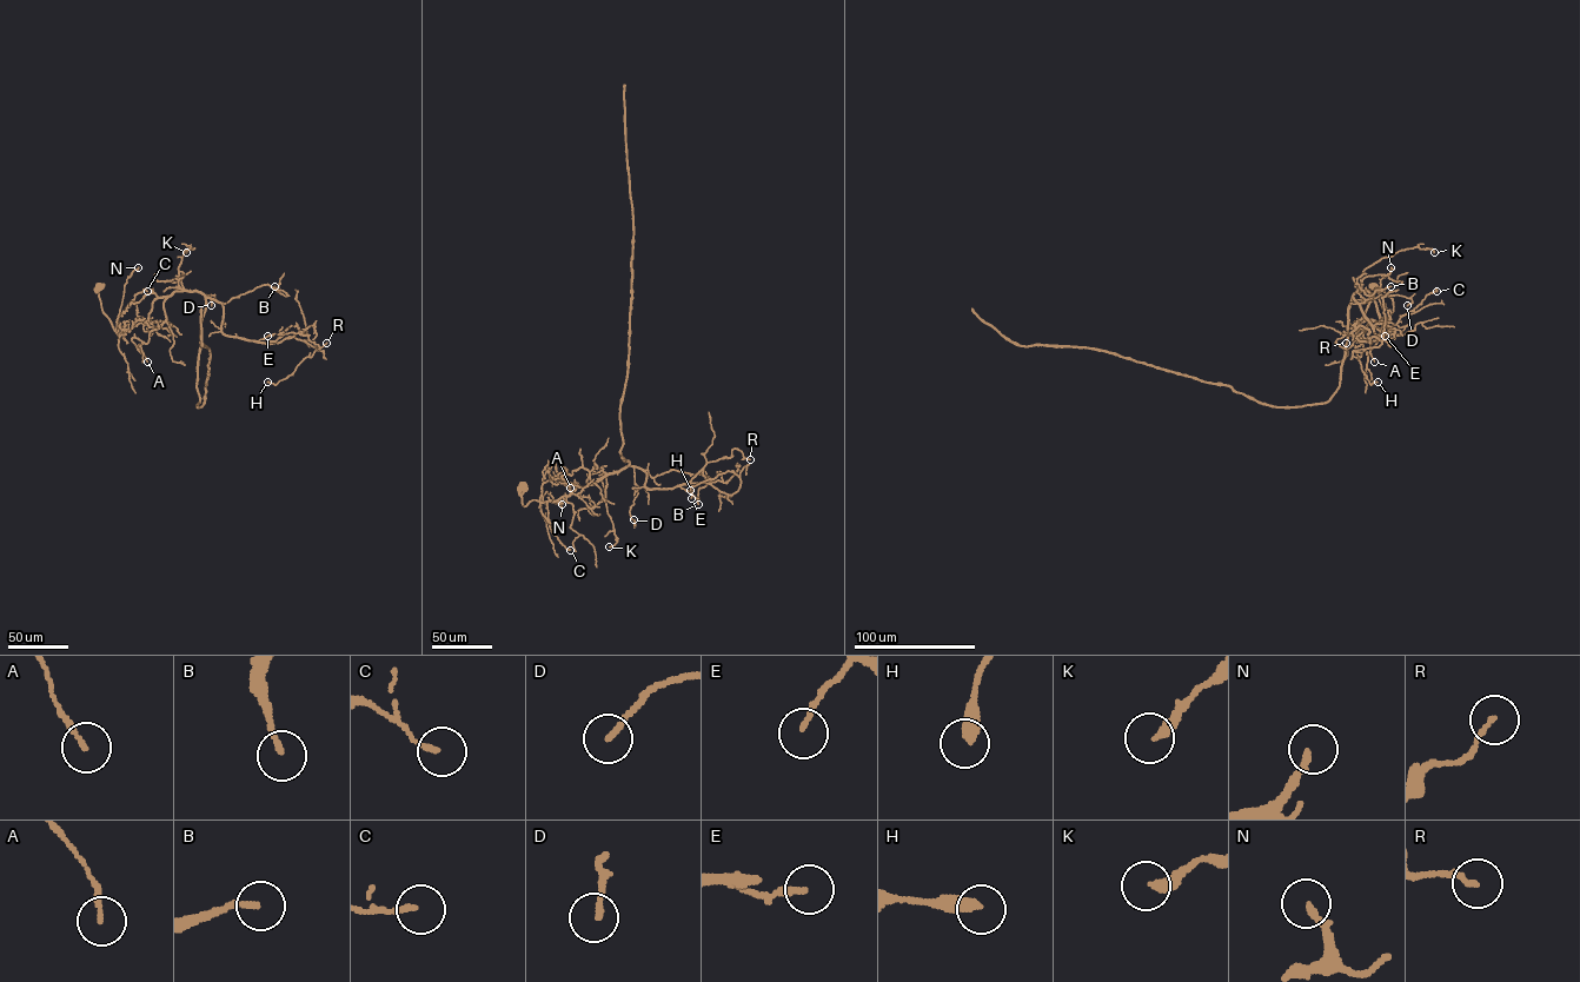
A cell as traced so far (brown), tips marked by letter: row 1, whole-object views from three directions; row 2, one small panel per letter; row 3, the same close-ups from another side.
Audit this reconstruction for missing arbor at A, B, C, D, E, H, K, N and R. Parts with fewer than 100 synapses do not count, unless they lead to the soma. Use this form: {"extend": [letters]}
{"extend": []}

